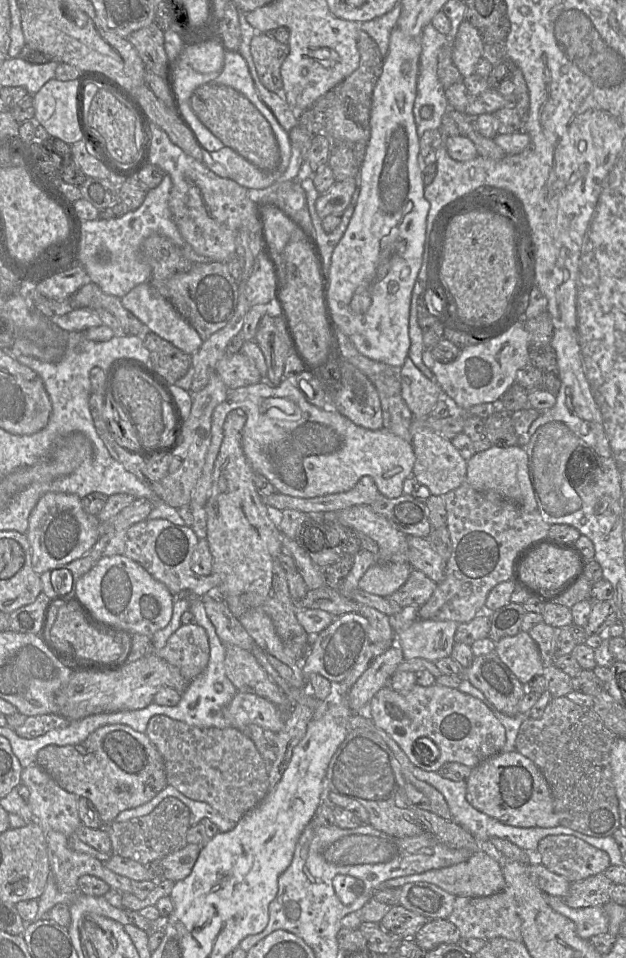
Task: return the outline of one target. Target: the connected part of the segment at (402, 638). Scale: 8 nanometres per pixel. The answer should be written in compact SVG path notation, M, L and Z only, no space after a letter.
M417 619L395 632L404 660L422 658L436 663L452 654L458 627L455 621Z

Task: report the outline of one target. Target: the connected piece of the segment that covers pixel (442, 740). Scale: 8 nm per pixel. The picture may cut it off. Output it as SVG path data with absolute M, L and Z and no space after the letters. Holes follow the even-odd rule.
M436 683L428 687L416 684L407 694L400 694L386 685L369 702L368 714L378 728L394 739L414 765L426 771L438 772L448 762L474 768L502 752L506 743L505 728L484 702L457 688ZM420 738L429 738L438 747L436 760L421 757L422 743L416 745Z

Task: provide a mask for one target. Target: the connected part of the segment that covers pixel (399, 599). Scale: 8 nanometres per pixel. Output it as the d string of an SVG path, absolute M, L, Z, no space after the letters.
M412 569L406 583L388 598L402 609L408 606L422 606L425 604L438 584L419 570Z

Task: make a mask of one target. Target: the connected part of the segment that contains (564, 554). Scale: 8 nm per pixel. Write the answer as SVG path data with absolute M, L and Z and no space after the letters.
M544 545L525 557L520 565L518 578L530 588L558 590L577 571L578 560L574 553Z

